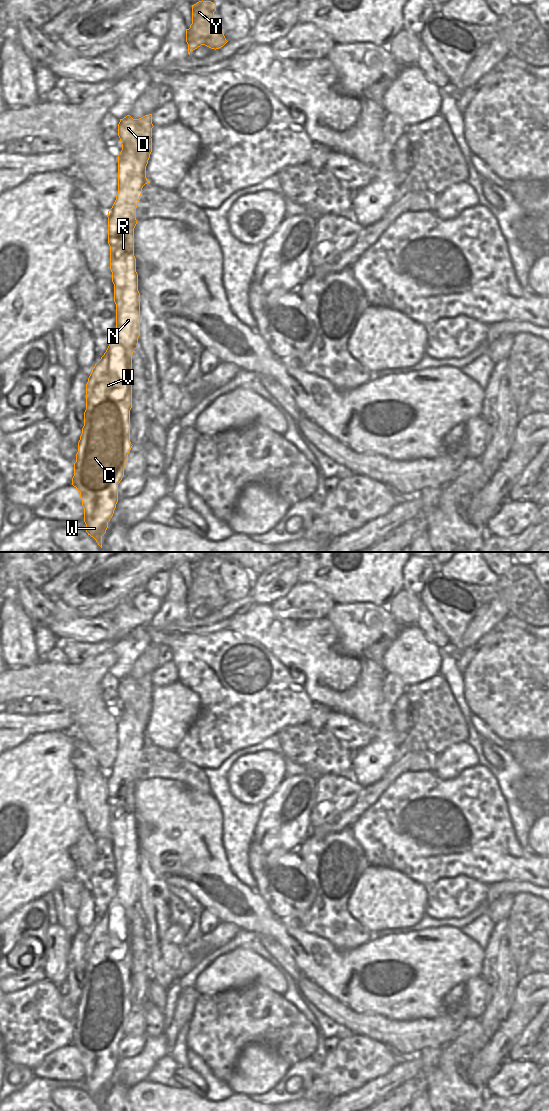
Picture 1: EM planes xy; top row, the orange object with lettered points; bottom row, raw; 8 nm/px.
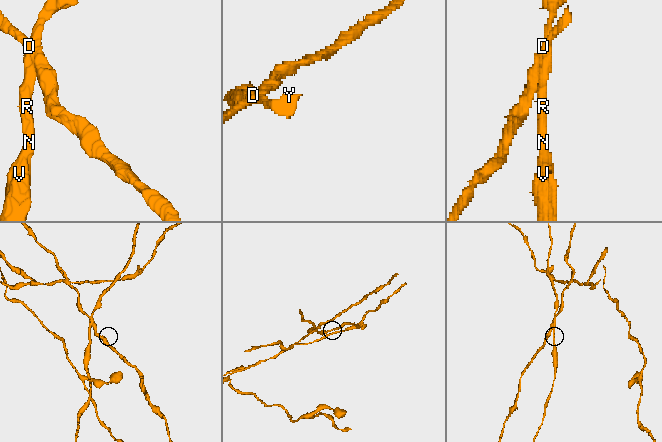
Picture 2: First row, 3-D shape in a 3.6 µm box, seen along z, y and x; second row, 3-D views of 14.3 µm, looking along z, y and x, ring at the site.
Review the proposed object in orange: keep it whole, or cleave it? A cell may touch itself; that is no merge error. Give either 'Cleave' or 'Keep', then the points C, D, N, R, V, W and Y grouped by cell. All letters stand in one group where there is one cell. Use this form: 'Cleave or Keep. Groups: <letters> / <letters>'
Cleave. Groups: C N R V W Y / D.

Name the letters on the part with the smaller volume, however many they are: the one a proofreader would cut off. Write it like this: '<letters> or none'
C, N, R, V, W, Y

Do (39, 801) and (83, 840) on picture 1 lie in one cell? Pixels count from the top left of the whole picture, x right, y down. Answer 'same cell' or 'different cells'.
different cells

